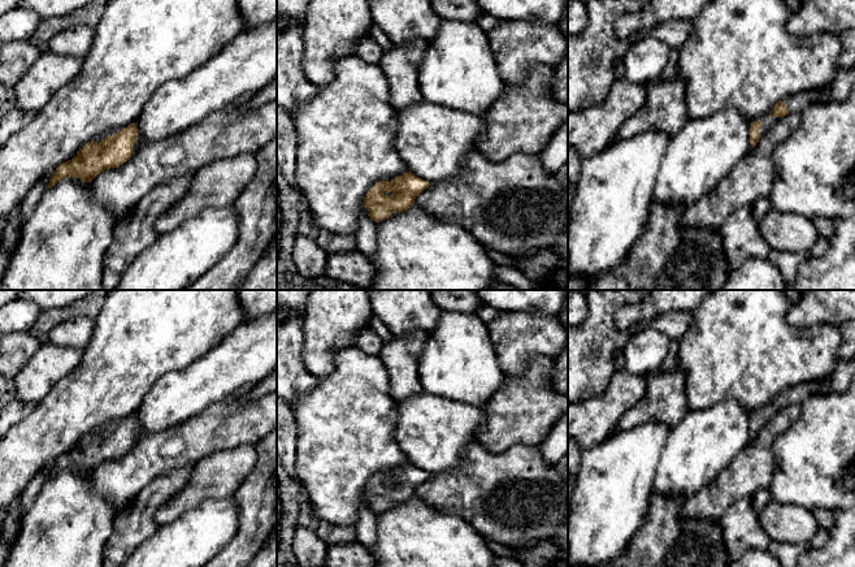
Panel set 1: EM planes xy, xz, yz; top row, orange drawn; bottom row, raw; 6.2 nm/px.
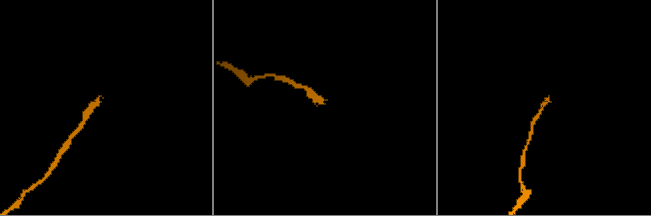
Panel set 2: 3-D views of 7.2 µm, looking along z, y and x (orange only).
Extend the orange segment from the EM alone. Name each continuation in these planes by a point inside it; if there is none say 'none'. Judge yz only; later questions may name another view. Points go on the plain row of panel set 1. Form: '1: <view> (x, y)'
1: yz (840, 380)
2: yz (767, 412)

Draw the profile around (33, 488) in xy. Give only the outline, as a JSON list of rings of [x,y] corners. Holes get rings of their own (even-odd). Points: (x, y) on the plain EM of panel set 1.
[[[52,460],[47,463],[34,477],[32,480],[26,485],[23,492],[19,495],[21,501],[21,514],[19,520],[22,519],[22,515],[30,508],[34,499],[39,494],[43,485],[48,481],[49,471],[52,469],[56,460]]]

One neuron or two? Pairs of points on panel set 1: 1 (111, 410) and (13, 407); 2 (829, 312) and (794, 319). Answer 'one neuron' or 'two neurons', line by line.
1: two neurons
2: one neuron

